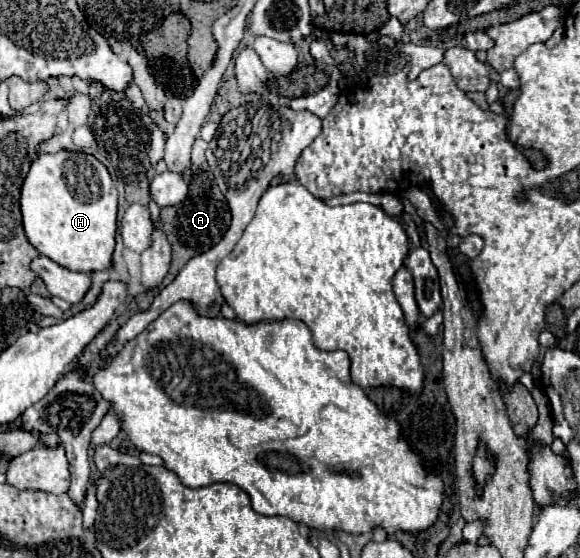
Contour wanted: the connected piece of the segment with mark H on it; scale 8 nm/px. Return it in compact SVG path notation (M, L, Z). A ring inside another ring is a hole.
M56 152L56 154L38 154L32 162L30 172L22 186L20 198L22 224L30 244L44 256L60 262L60 266L76 272L100 272L112 266L112 254L116 246L116 228L118 228L118 192L106 170L94 156L82 152Z

